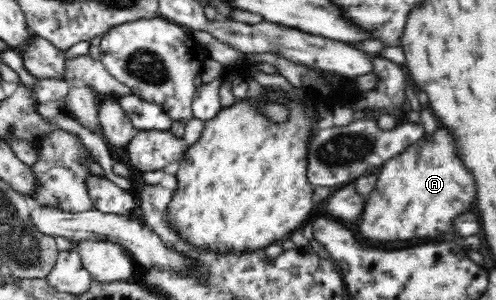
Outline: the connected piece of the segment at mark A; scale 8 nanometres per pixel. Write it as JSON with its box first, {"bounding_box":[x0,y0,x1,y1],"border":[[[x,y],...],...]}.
{"bounding_box":[355,128,476,242],"border":[[[437,128],[433,134],[429,137],[420,139],[417,143],[411,144],[402,154],[388,160],[386,164],[376,173],[377,182],[374,186],[374,190],[365,196],[364,206],[362,206],[362,212],[360,212],[360,224],[356,226],[355,236],[360,238],[362,242],[398,242],[398,240],[412,240],[412,238],[418,238],[416,242],[420,242],[420,238],[434,238],[438,237],[440,232],[453,232],[452,220],[462,214],[462,212],[470,211],[472,204],[474,204],[474,196],[476,196],[476,185],[474,185],[474,179],[470,172],[461,164],[460,158],[456,155],[454,147],[452,147],[452,137],[448,136],[448,131],[444,128]]]}

